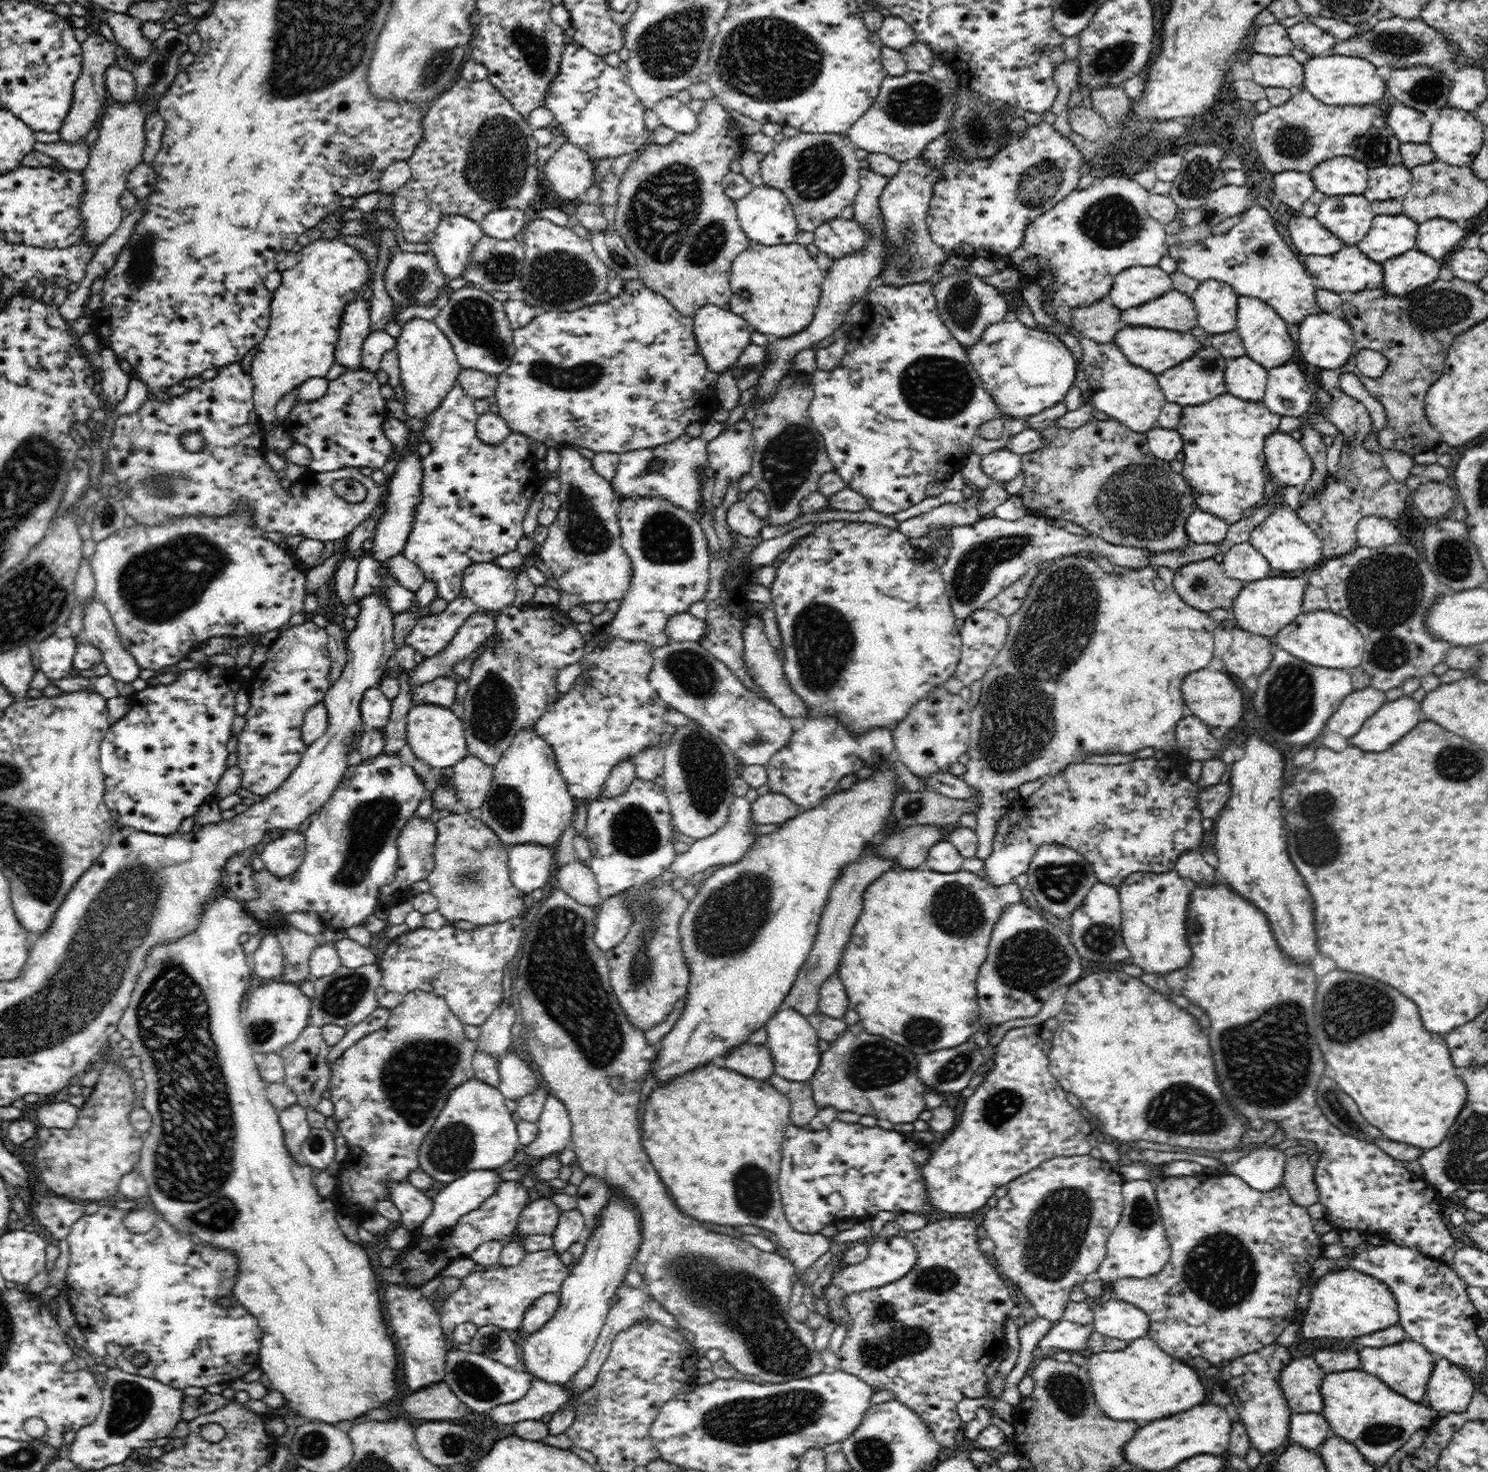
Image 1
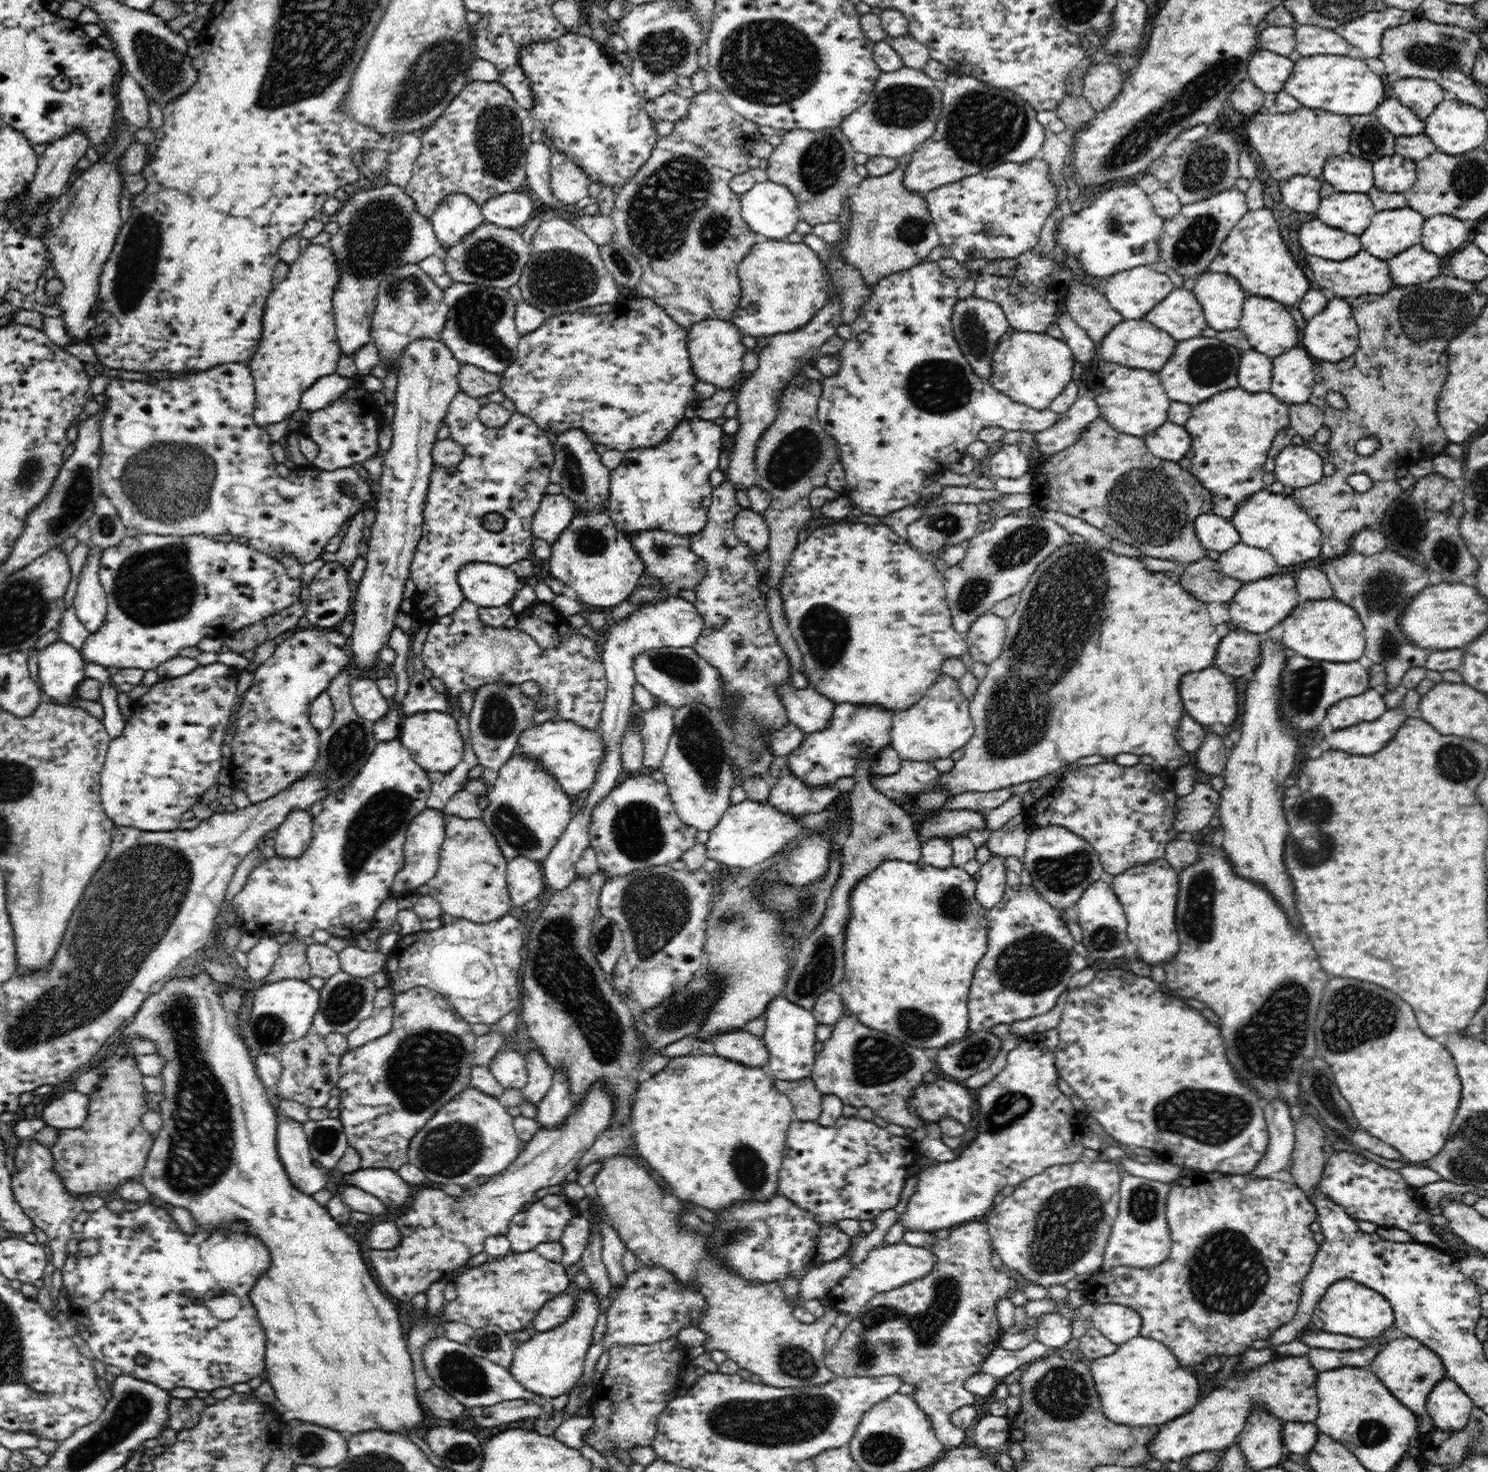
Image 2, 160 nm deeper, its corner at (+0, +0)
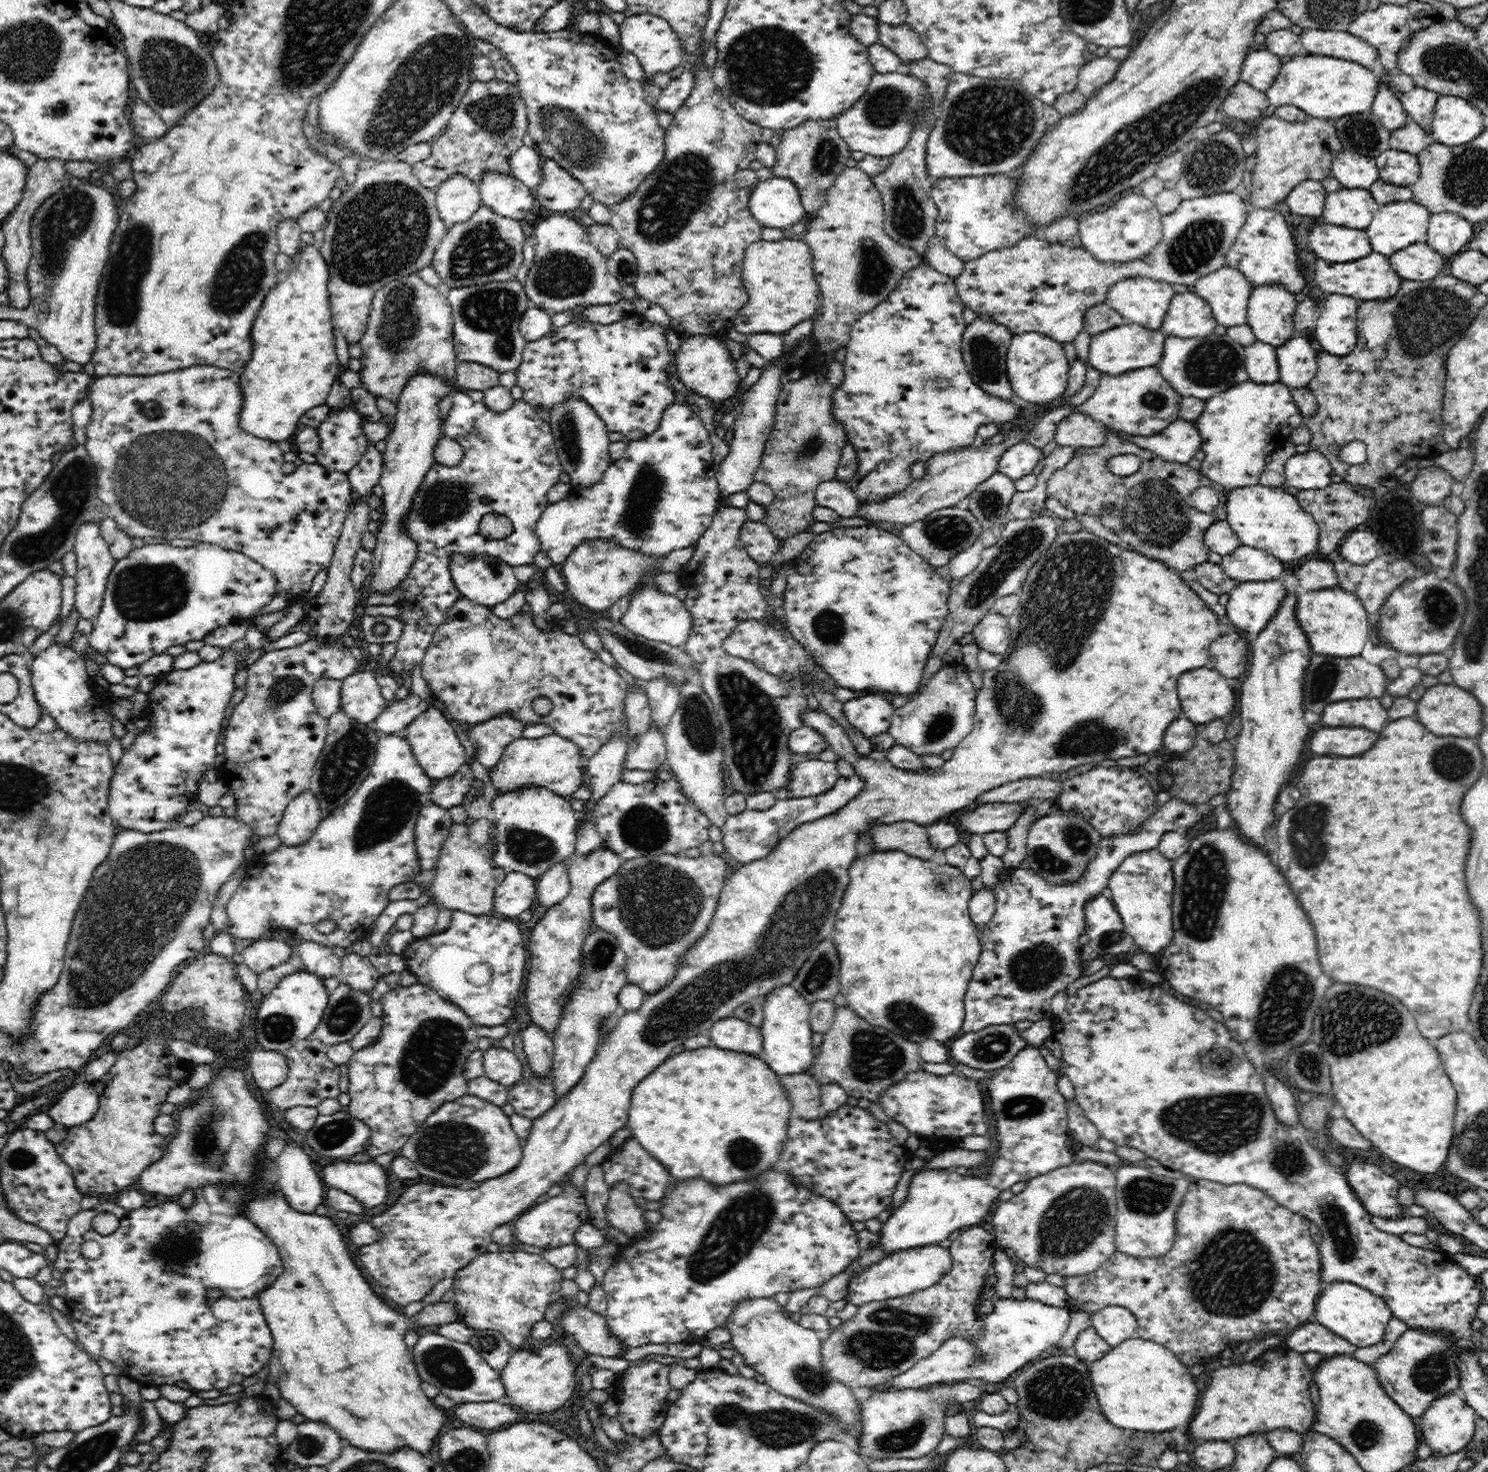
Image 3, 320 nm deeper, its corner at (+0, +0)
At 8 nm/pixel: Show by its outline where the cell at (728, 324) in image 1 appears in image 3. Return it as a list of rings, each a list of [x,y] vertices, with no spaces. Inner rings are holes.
[[[721,334],[716,336],[692,336],[684,337],[684,341],[680,345],[679,349],[675,352],[676,359],[676,376],[684,386],[686,390],[690,391],[690,395],[700,395],[700,397],[706,398],[708,401],[721,402],[728,400],[738,394],[740,377],[736,373],[736,366],[734,365],[736,360],[732,358],[730,349],[722,343]]]

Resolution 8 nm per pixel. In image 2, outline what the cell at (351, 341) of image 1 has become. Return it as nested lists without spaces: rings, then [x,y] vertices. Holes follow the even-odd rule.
[[[385,179],[370,186],[356,187],[332,219],[339,226],[338,232],[327,243],[336,258],[336,265],[340,266],[340,284],[332,296],[337,340],[342,354],[352,356],[365,344],[371,343],[372,315],[376,310],[379,285],[400,268],[420,264],[432,254],[441,254],[442,248],[432,229],[431,219],[420,215],[414,199],[403,187],[390,184]]]

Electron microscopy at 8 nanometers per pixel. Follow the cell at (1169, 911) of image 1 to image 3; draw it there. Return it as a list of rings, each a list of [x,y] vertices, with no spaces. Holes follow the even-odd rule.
[[[1157,848],[1130,854],[1110,876],[1106,888],[1108,897],[1115,904],[1128,934],[1142,951],[1157,955],[1172,942],[1174,889],[1173,861]]]

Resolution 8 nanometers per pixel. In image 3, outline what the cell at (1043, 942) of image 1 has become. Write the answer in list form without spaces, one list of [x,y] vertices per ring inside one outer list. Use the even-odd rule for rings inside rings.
[[[1170,799],[1156,810],[1154,816],[1148,816],[1135,833],[1104,837],[1096,856],[1088,862],[1086,872],[1076,882],[1056,885],[1047,882],[1030,868],[1018,866],[1005,869],[1000,883],[993,889],[996,899],[994,916],[980,930],[981,953],[964,997],[965,1018],[962,1032],[976,1032],[990,1025],[1012,1025],[1023,1020],[1036,1022],[1053,1019],[1050,1008],[1052,997],[1057,992],[1065,991],[1068,984],[1082,976],[1082,968],[1086,962],[1080,958],[1081,944],[1078,943],[1078,938],[1086,932],[1084,904],[1098,894],[1107,893],[1110,876],[1127,856],[1156,849],[1165,832],[1185,832],[1206,814],[1210,814],[1206,805],[1202,807],[1184,803],[1184,800]]]

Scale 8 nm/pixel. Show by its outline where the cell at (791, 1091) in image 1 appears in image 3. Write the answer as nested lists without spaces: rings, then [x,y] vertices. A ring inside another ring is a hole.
[[[808,1072],[795,1075],[780,1075],[792,1108],[791,1116],[816,1120],[826,1115],[821,1103],[821,1085]]]

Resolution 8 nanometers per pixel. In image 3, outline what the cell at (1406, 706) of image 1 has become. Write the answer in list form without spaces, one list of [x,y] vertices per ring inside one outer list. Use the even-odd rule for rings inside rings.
[[[1322,728],[1312,736],[1310,748],[1314,754],[1350,758],[1370,750],[1376,740],[1378,734],[1366,728]]]

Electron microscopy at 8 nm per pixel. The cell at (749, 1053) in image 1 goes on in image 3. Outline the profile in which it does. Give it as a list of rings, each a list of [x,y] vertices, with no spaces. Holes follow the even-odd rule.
[[[727,1017],[718,1020],[709,1028],[708,1037],[714,1047],[724,1050],[744,1052],[758,1056],[763,1049],[760,1029],[740,1018]]]

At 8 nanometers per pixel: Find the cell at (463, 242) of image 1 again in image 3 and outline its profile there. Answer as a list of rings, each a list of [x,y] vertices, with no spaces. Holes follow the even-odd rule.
[[[456,173],[444,180],[435,193],[438,215],[448,228],[468,220],[482,205],[479,184],[462,173]]]

